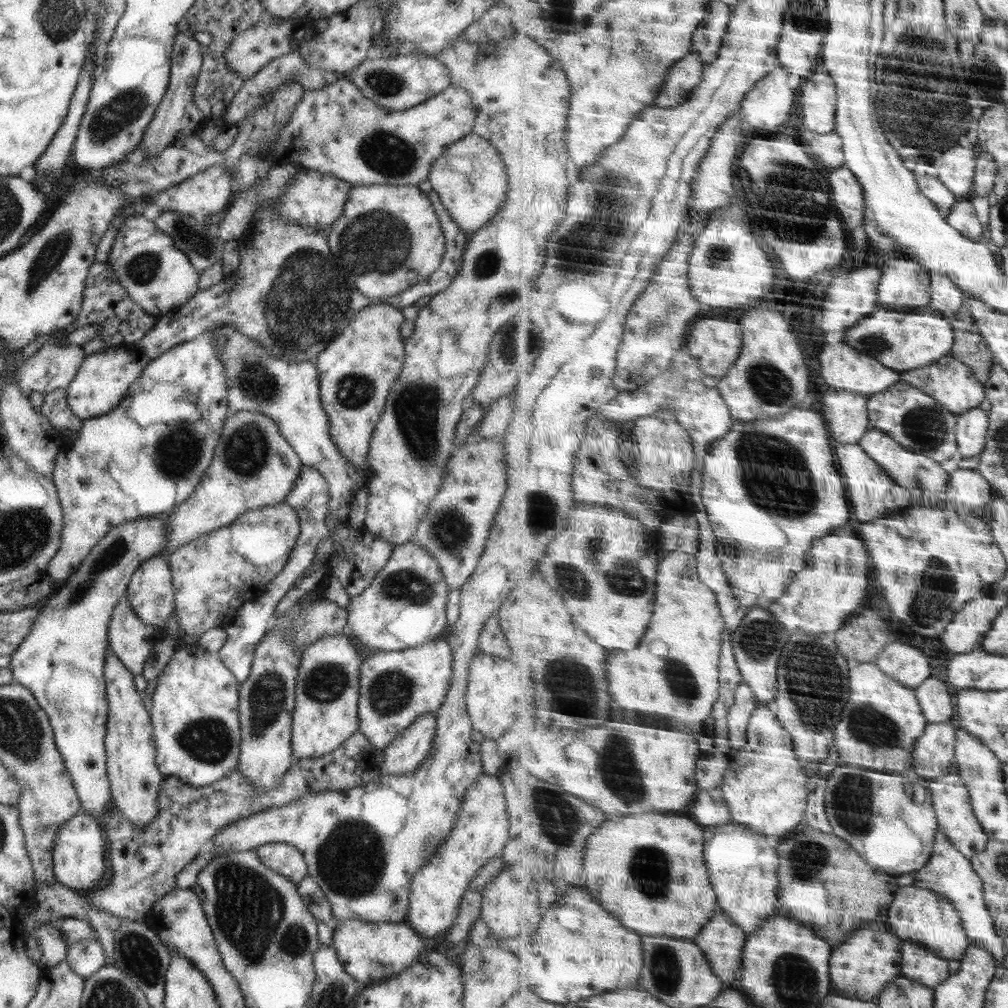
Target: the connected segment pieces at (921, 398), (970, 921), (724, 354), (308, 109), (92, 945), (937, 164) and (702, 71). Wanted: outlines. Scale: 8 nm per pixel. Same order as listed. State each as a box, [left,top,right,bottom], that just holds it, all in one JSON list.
[[869,380,960,462],[916,828,1007,966],[686,318,743,379],[264,76,476,186],[65,931,105,980],[933,146,978,198],[655,52,708,108]]

